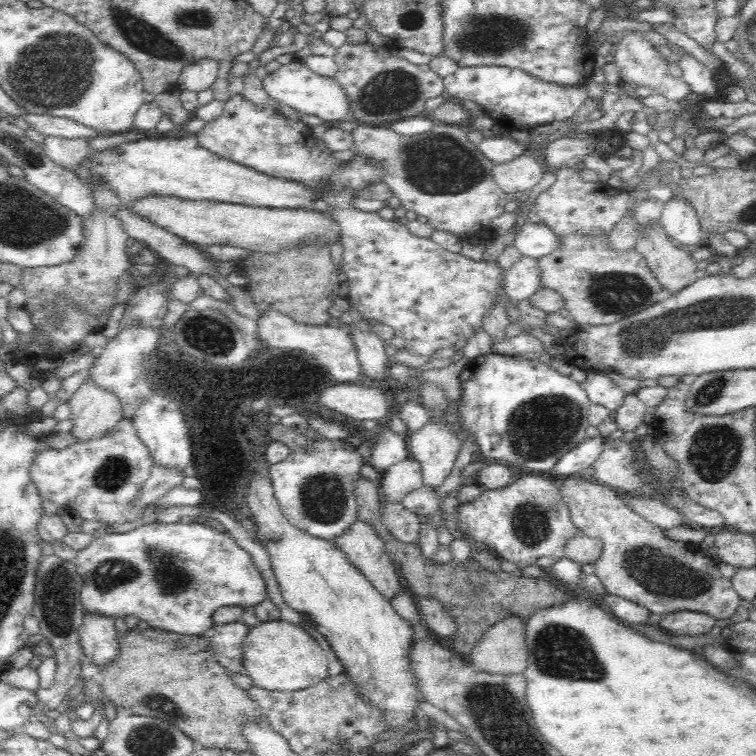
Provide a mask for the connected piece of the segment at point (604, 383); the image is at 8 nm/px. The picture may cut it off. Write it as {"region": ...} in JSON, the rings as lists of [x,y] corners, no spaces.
{"region":[[[590,371],[582,384],[591,404],[603,406],[606,410],[616,410],[624,402],[625,392],[608,379],[604,372]]]}

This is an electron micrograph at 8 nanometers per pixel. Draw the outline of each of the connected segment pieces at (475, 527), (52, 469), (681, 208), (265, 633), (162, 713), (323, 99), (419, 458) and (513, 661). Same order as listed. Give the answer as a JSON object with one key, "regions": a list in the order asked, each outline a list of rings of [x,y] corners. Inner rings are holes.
{"regions":[[[[526,474],[504,488],[485,489],[475,500],[461,504],[455,511],[457,520],[468,526],[467,532],[478,543],[484,542],[494,550],[494,554],[498,555],[499,559],[504,558],[504,560],[514,562],[518,569],[532,566],[540,558],[562,554],[566,544],[577,533],[580,533],[578,527],[572,522],[570,511],[560,494],[560,480],[556,480],[554,477],[548,480],[548,478],[540,478],[540,476],[544,475]]],[[[119,420],[111,433],[63,449],[42,450],[30,465],[31,481],[42,497],[44,513],[68,513],[82,520],[104,521],[106,526],[133,521],[143,509],[135,504],[142,485],[149,479],[152,459],[133,422]]],[[[672,197],[661,212],[659,218],[668,237],[675,240],[682,247],[697,244],[704,245],[701,240],[699,218],[694,207],[684,199]]],[[[281,619],[252,626],[243,642],[243,673],[252,678],[254,686],[264,690],[304,690],[328,677],[328,663],[331,658],[331,655],[318,645],[318,641],[300,625]]],[[[129,629],[117,636],[118,654],[113,661],[101,668],[104,680],[106,700],[115,708],[123,708],[138,716],[164,719],[178,727],[194,741],[195,749],[212,747],[214,749],[232,749],[236,754],[251,751],[242,736],[242,727],[246,721],[255,721],[261,714],[260,707],[250,698],[245,690],[232,681],[230,674],[217,661],[213,650],[209,647],[209,638],[203,635],[188,638],[182,634],[160,632],[160,630]]],[[[301,60],[288,64],[267,73],[263,78],[265,93],[278,104],[285,104],[294,109],[300,116],[316,116],[328,122],[340,122],[350,118],[350,103],[342,87],[333,79],[314,74]]],[[[429,419],[407,439],[410,457],[420,463],[424,485],[438,488],[454,468],[463,446],[461,437],[454,434],[446,423]]],[[[519,616],[503,618],[484,631],[476,646],[465,657],[466,661],[474,664],[480,671],[488,674],[520,674],[526,670],[529,652],[525,643],[526,619]]]]}

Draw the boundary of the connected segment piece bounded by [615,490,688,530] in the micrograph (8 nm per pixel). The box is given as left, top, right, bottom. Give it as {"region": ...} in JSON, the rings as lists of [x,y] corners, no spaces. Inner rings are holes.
{"region":[[[616,490],[615,492],[620,499],[624,499],[632,509],[640,513],[642,518],[662,530],[672,530],[672,528],[678,528],[678,526],[684,526],[688,523],[682,519],[681,512],[667,504],[648,498],[633,498],[633,496],[629,496],[622,490]]]}

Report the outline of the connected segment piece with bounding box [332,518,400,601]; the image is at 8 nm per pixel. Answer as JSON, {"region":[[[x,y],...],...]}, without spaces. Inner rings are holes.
{"region":[[[356,518],[344,533],[339,534],[332,541],[346,555],[350,564],[354,565],[368,579],[368,582],[374,585],[374,589],[380,592],[388,601],[391,601],[398,594],[400,591],[398,569],[389,555],[386,554],[382,539],[372,525]]]}

